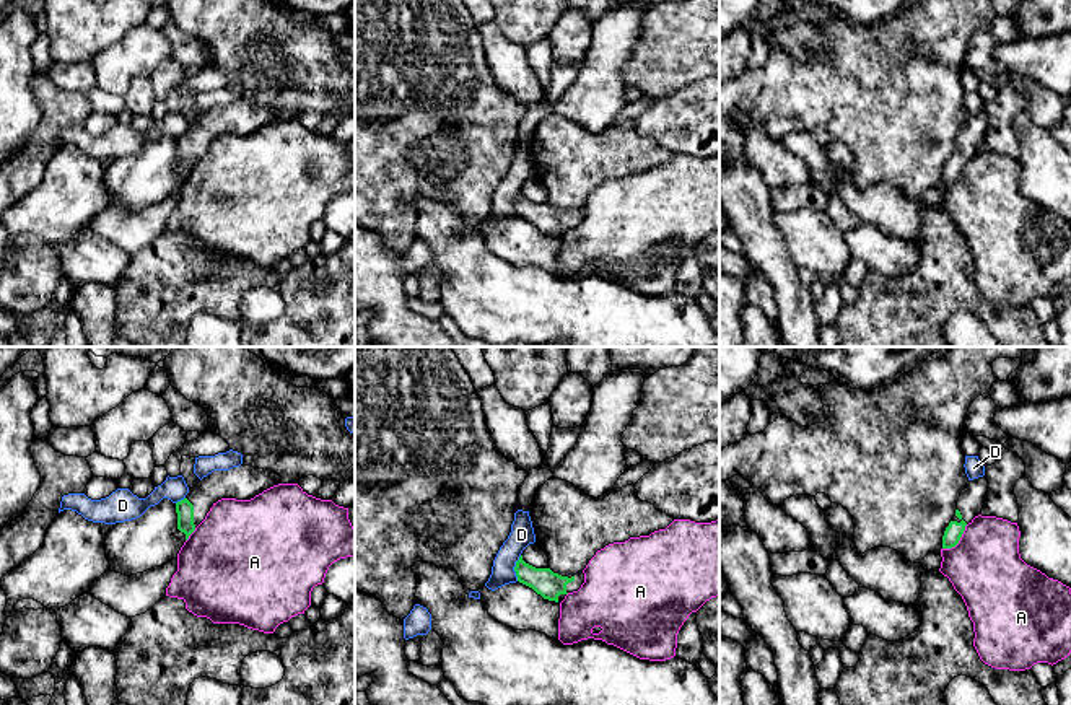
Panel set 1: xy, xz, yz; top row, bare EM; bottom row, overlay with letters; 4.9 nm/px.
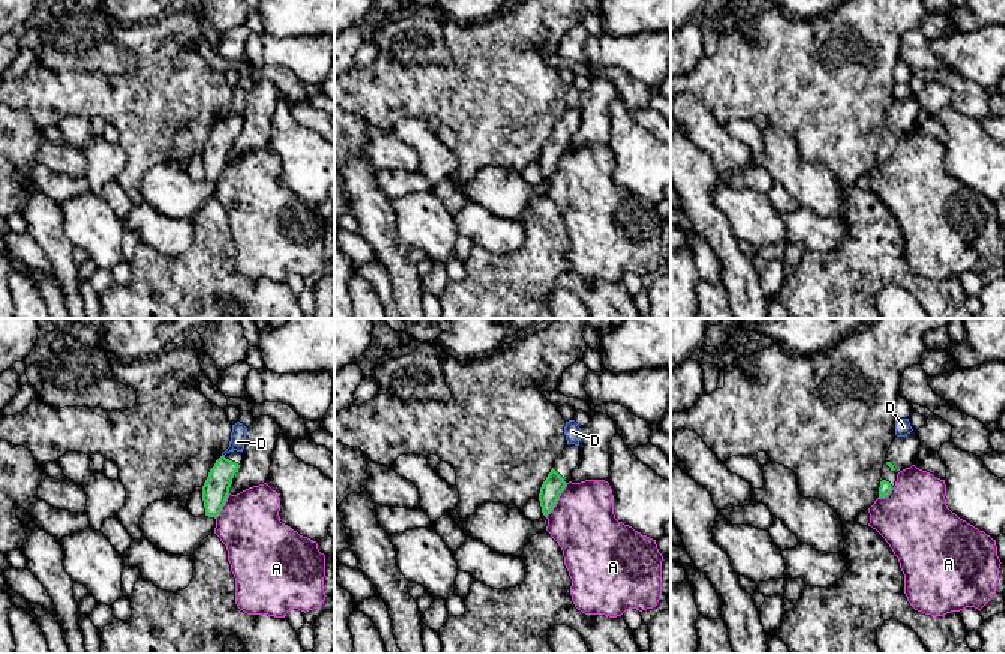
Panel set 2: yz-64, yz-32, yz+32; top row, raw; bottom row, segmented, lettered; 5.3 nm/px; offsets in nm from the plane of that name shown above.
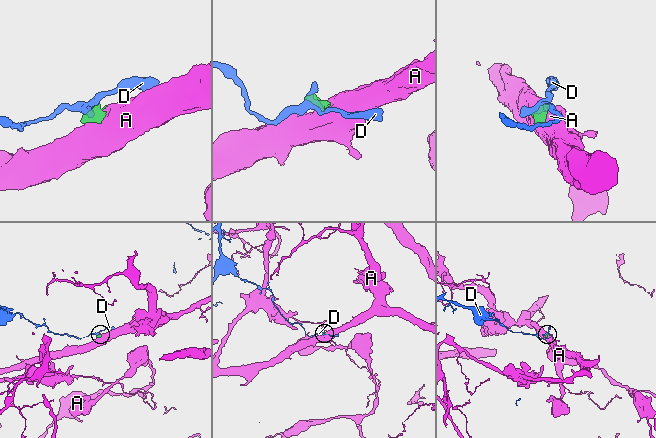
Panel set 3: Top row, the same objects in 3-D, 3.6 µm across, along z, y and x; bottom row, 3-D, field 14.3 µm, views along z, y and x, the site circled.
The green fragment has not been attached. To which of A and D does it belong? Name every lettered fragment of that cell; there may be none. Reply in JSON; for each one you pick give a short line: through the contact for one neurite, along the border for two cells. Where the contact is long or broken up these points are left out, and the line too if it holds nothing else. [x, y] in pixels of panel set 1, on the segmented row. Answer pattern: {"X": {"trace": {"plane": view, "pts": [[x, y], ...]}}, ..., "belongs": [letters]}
{"belongs": []}

